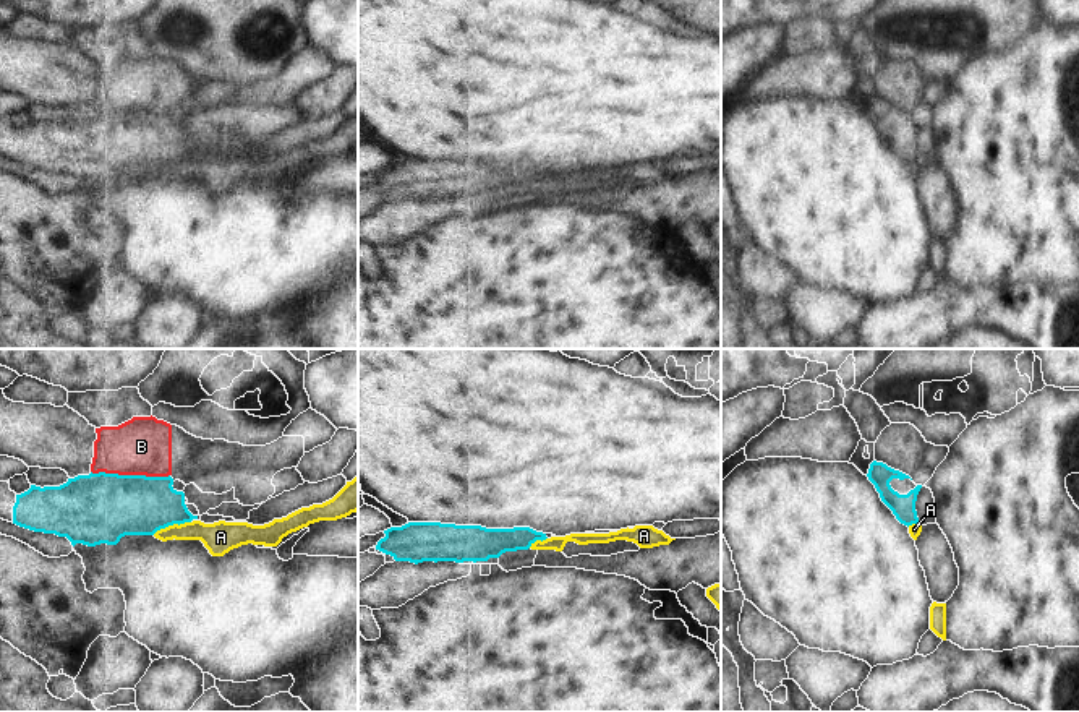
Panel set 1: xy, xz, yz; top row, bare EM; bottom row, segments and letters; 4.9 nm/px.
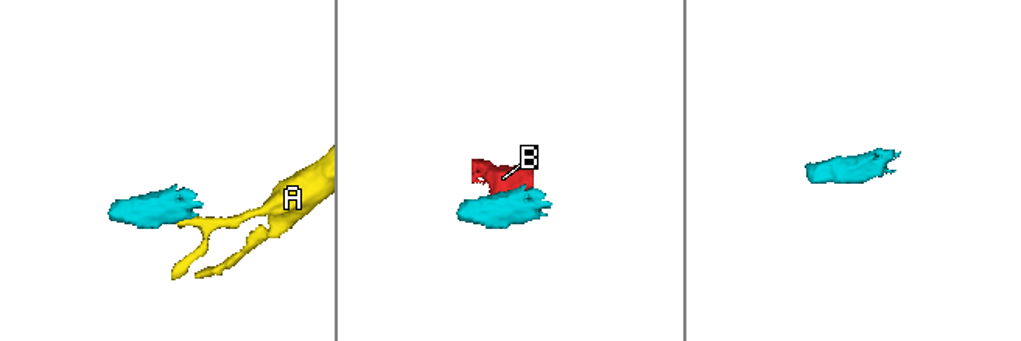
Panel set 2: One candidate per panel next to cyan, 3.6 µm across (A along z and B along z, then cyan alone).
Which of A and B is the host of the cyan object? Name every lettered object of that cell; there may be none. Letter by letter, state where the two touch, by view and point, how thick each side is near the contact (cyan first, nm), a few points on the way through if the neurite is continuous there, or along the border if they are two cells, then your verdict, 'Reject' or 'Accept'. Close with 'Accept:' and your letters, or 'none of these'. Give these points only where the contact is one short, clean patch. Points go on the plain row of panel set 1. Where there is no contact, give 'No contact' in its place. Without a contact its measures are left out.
A: Touches cyan at xy (170, 161). Thickness 300 nm (cyan) against 160 nm. Reject
B: Touches cyan at xy (130, 112). Thickness 360 nm (cyan) against 280 nm. Reject
Accept: none of these.

